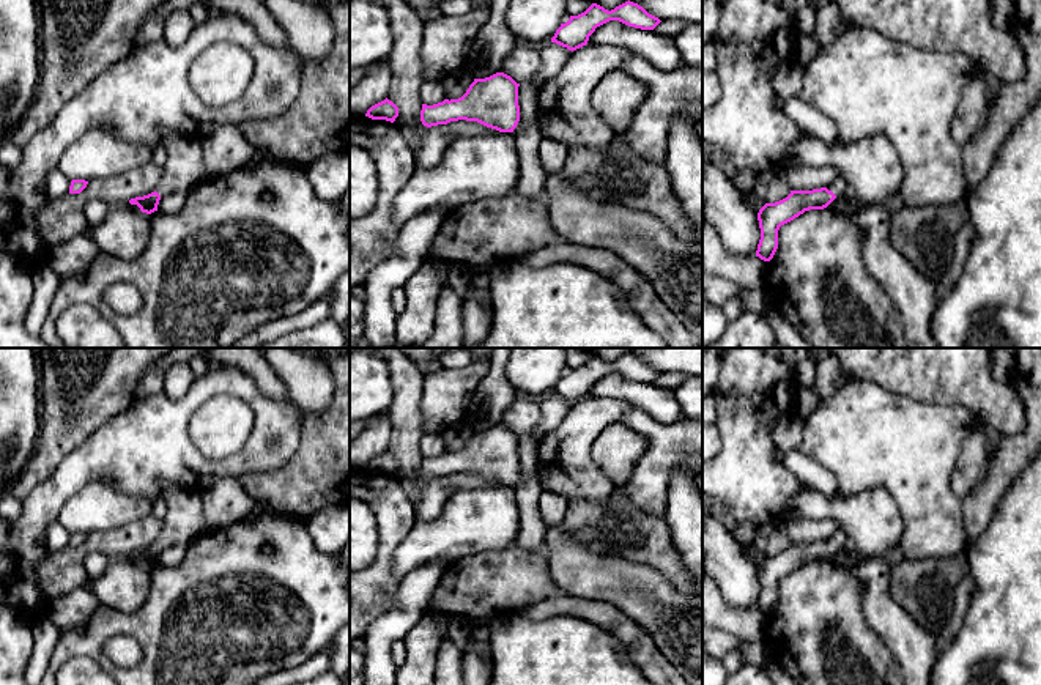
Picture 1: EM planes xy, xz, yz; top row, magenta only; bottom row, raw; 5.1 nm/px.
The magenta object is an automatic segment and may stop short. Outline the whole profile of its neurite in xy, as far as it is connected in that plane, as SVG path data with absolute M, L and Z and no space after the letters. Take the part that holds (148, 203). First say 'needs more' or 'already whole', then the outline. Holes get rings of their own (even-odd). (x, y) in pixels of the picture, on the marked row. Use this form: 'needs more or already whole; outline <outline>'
needs more; outline M161 129L161 146L167 153L167 162L156 191L129 200L146 214L157 211L162 195L187 194L209 176L202 156L202 139L184 135L175 129Z

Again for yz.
needs more; outline M839 172L836 180L821 189L813 191L791 191L791 194L775 203L765 203L759 213L761 239L756 257L770 261L778 249L778 230L781 225L794 220L809 209L827 208L846 189L846 176Z

